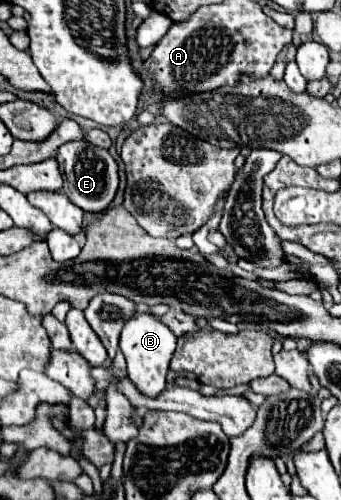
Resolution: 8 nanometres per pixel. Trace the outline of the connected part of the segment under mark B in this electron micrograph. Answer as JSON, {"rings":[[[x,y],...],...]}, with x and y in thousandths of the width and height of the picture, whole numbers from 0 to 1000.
{"rings":[[[399,622],[358,658],[352,670],[352,698],[370,714],[370,730],[375,730],[375,754],[381,762],[405,774],[405,782],[416,782],[422,790],[457,794],[469,782],[481,782],[487,774],[487,746],[499,734],[499,718],[510,710],[516,698],[516,670],[446,626],[434,622]]]}

